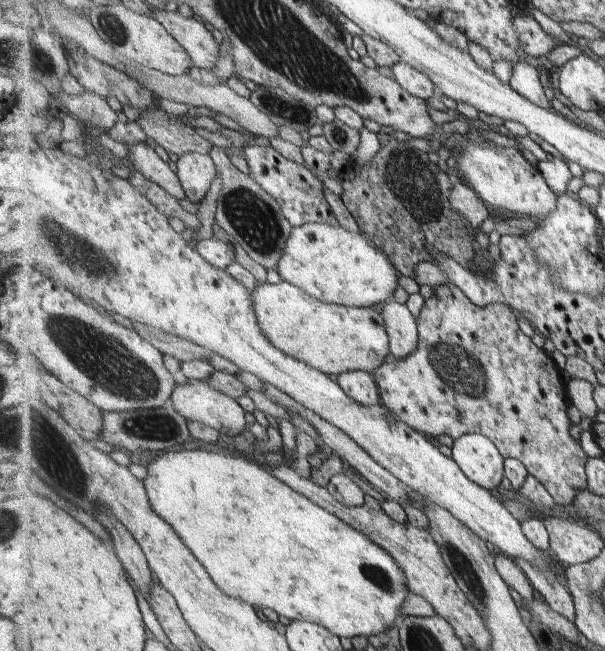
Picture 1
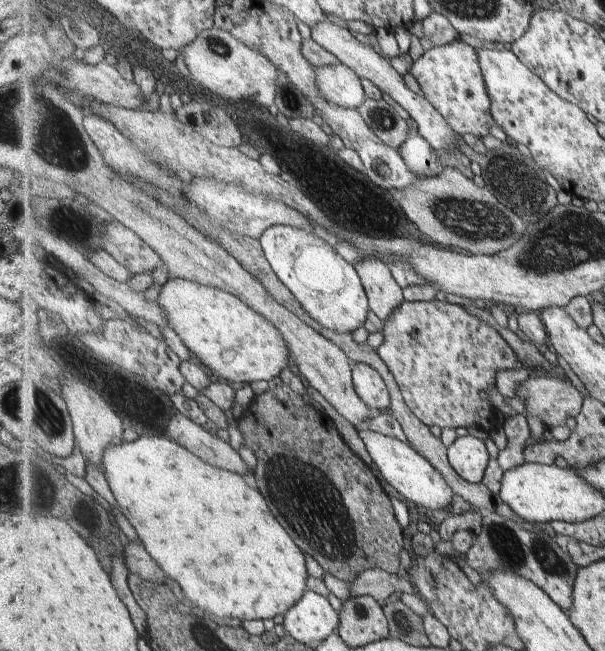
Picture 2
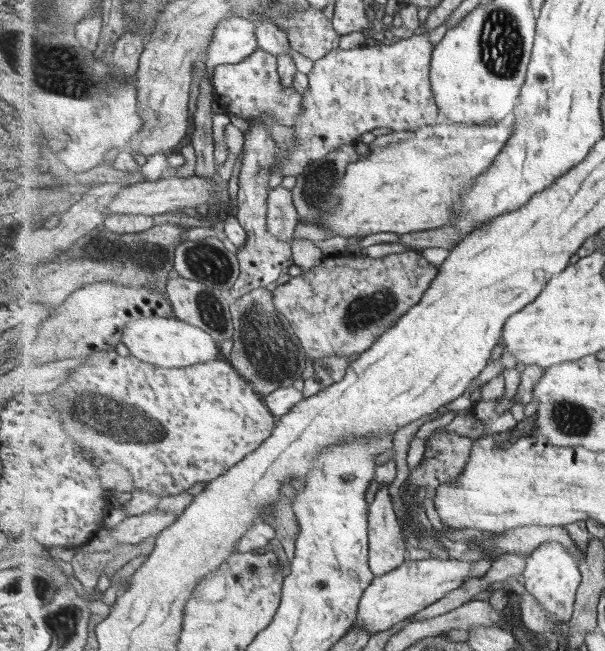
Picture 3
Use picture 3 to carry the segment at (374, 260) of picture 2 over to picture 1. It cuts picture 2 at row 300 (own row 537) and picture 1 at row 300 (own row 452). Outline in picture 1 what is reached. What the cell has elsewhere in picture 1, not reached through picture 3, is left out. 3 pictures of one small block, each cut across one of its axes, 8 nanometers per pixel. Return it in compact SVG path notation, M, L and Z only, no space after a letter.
M389 301L381 312L390 338L390 352L396 359L409 356L419 344L418 322L404 304Z

